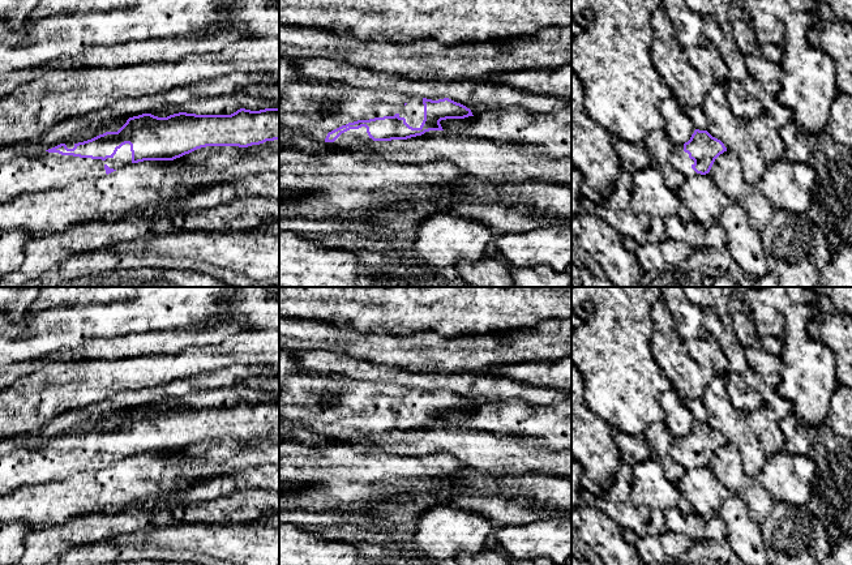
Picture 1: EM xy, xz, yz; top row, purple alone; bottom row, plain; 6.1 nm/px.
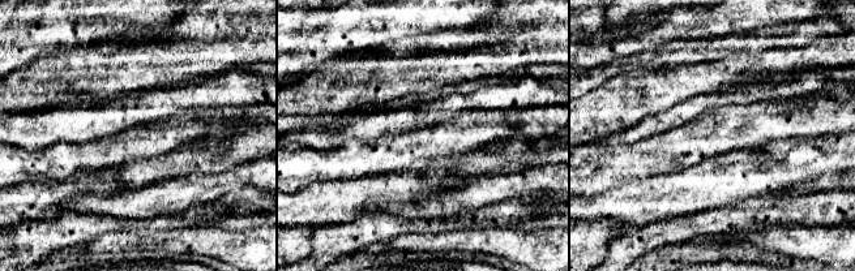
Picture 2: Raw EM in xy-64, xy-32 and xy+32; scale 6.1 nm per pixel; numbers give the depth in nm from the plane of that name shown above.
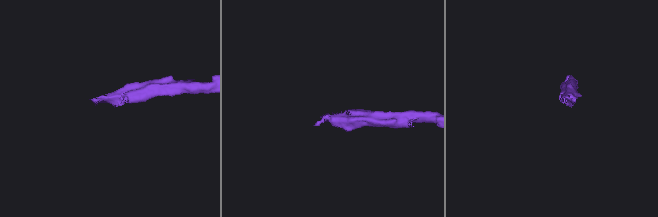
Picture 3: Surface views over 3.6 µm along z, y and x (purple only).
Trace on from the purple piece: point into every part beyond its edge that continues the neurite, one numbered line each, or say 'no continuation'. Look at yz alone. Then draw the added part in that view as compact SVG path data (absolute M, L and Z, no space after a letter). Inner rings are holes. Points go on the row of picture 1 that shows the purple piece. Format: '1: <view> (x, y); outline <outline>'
1: yz (680, 159); outline M675 145L669 157L671 164L678 170L685 177L697 175L692 168L694 160L689 158L689 154L684 151L684 145Z

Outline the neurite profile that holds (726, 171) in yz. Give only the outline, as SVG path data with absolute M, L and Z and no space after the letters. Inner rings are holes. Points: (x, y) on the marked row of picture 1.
M731 150L720 154L708 175L731 202L737 202L746 211L755 230L761 232L770 223L775 209L754 185L744 179L737 154Z

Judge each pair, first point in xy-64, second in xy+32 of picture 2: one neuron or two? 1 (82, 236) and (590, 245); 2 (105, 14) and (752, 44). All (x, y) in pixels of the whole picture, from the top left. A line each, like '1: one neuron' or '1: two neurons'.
1: two neurons
2: two neurons

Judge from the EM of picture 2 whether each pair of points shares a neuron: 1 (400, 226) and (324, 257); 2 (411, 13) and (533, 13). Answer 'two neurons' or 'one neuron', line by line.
1: one neuron
2: two neurons

